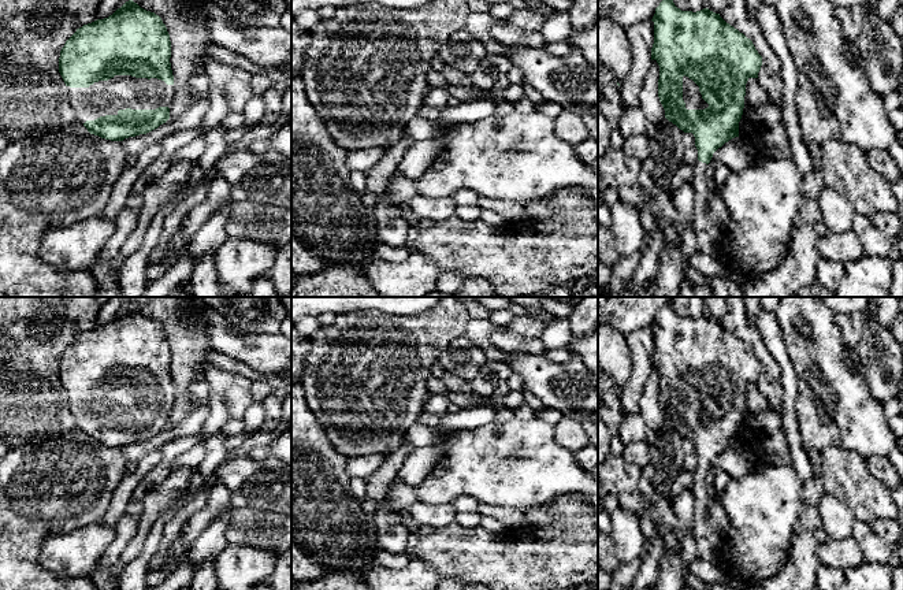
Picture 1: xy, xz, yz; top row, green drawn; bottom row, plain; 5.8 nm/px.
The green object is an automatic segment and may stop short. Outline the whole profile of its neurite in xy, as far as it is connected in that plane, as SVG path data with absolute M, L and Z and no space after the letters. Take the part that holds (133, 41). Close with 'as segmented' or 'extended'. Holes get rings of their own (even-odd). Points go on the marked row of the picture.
M133 0L108 18L77 29L60 51L59 73L78 123L111 141L146 134L166 123L175 94L170 57L170 34L161 18Z; extended

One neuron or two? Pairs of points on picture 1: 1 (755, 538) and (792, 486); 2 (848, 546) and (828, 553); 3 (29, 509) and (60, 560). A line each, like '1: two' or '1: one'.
1: one
2: one
3: two

